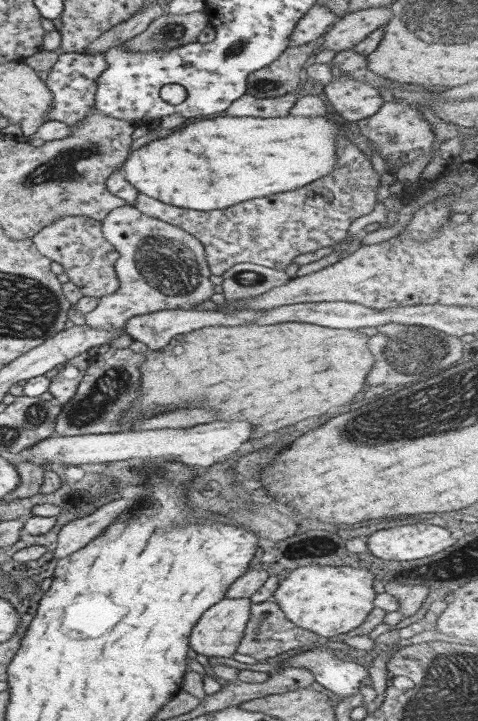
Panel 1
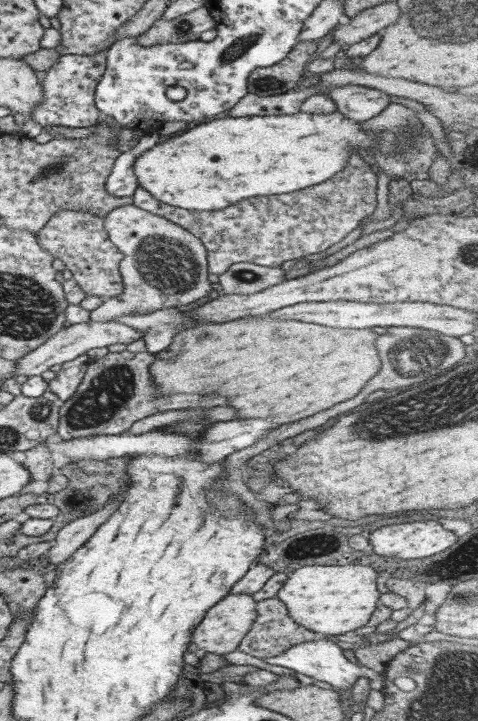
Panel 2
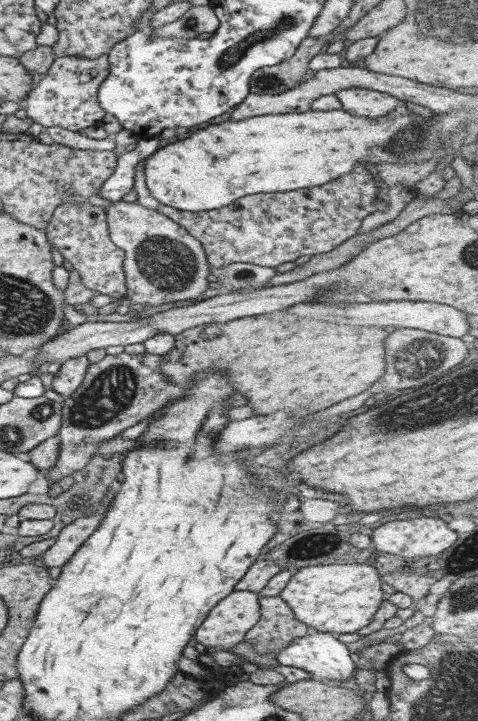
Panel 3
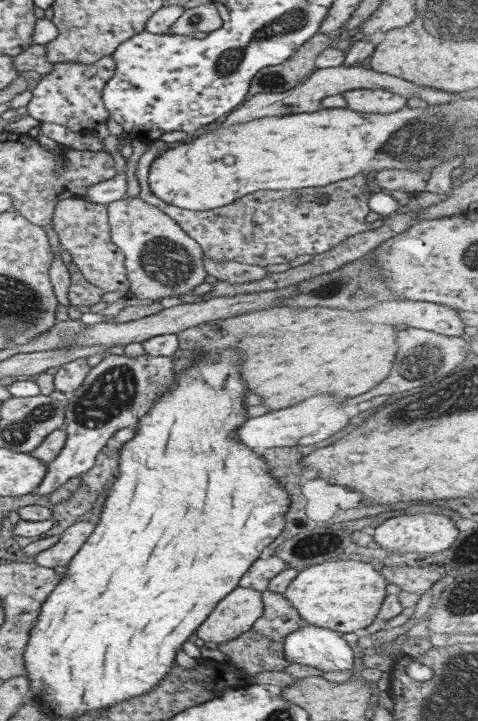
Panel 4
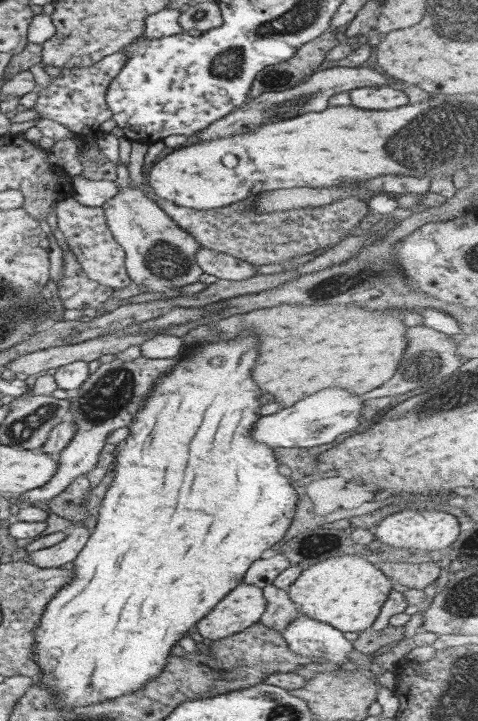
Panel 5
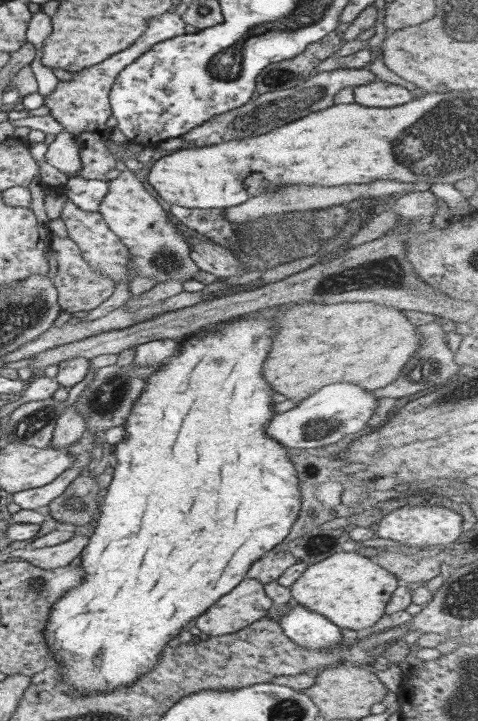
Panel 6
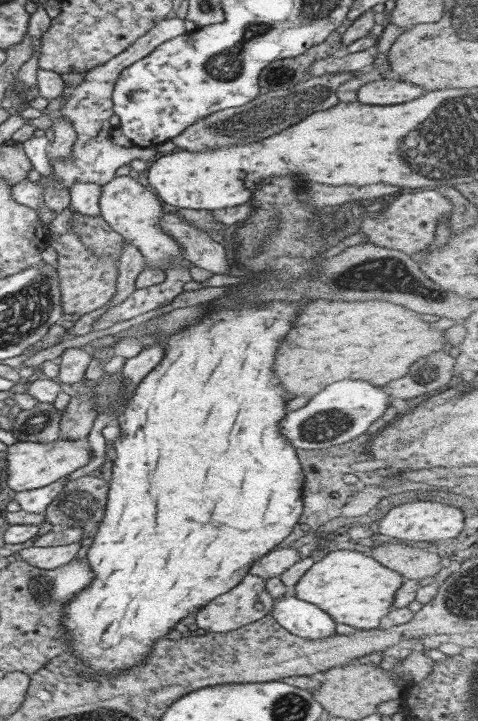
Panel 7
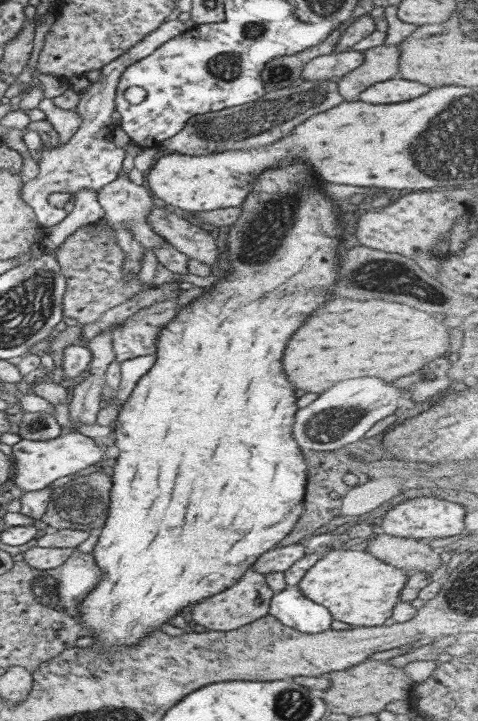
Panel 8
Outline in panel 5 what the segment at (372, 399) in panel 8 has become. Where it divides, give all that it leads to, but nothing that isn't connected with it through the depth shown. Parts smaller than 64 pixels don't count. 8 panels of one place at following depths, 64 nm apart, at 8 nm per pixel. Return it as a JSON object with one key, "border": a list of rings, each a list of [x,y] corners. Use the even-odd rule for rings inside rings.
{"border":[[[324,388],[276,414],[262,416],[252,428],[252,439],[272,448],[312,448],[320,444],[330,444],[336,440],[336,436],[352,432],[361,426],[364,402],[359,394],[350,392],[350,389]]]}

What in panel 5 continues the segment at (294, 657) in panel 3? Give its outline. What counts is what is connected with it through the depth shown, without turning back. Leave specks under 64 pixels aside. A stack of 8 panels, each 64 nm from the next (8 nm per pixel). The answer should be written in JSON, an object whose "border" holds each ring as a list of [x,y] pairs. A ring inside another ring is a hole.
{"border":[[[302,613],[288,623],[283,638],[295,654],[318,659],[318,662],[343,664],[350,661],[349,653],[353,646],[343,632]]]}

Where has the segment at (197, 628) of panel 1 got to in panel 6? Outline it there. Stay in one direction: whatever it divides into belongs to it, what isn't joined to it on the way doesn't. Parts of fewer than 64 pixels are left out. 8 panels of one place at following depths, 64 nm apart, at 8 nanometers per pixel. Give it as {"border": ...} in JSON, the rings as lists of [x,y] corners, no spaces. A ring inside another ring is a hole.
{"border":[[[245,579],[198,616],[195,626],[209,637],[233,634],[265,618],[272,606],[264,585],[258,580]]]}

